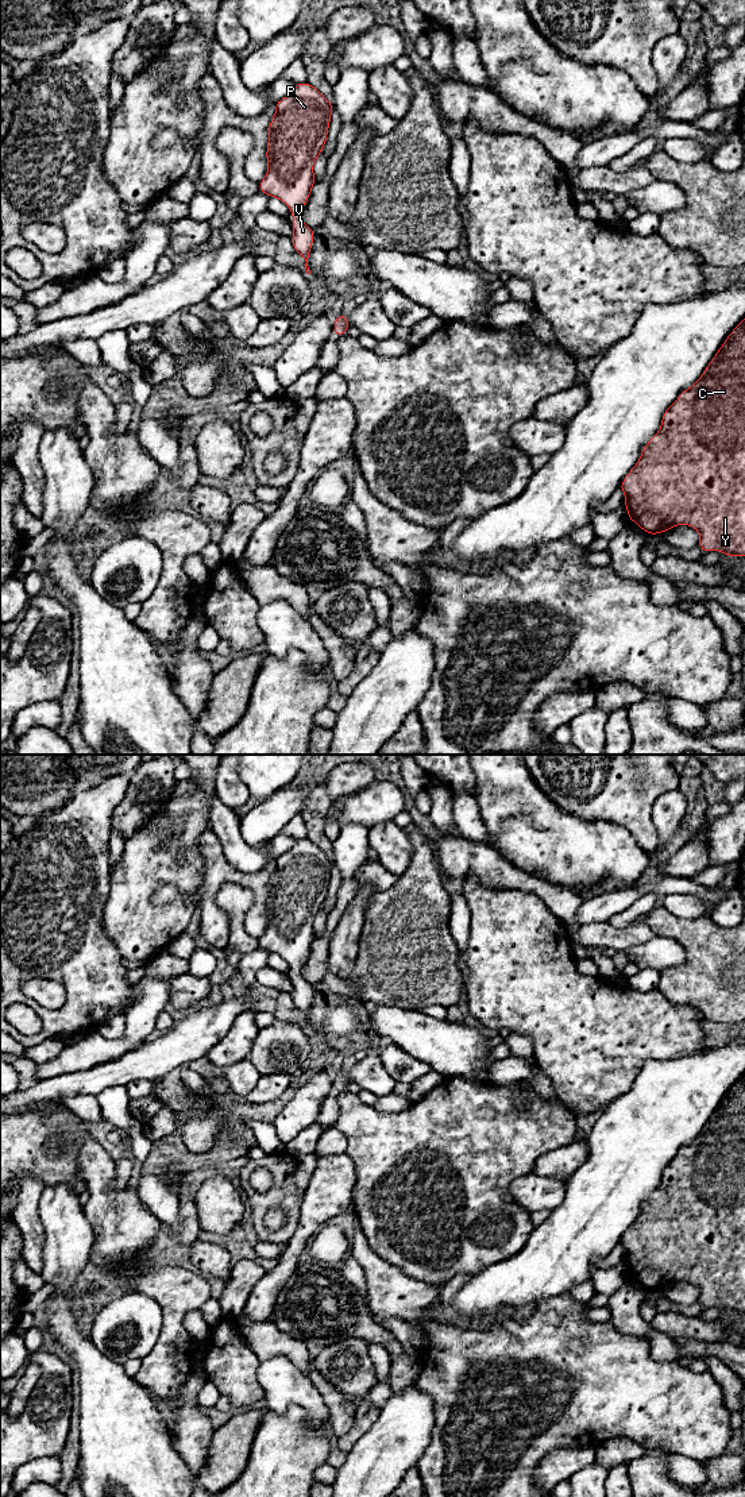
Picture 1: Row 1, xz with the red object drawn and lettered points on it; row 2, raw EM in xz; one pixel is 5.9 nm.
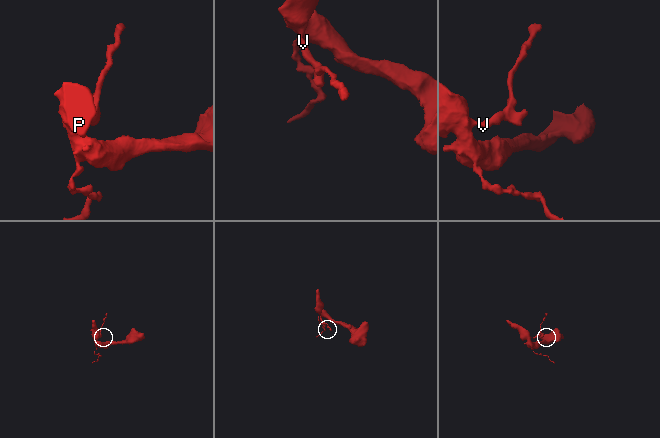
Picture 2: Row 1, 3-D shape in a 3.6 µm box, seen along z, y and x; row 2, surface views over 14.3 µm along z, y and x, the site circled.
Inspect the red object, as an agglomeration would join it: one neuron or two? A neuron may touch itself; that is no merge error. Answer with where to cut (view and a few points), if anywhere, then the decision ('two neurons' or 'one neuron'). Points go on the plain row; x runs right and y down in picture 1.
no cut; one neuron

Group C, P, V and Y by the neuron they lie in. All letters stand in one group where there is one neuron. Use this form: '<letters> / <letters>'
C P V Y

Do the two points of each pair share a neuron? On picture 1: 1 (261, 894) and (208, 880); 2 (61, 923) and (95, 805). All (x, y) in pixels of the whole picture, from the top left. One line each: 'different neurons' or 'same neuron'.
1: same neuron
2: same neuron

